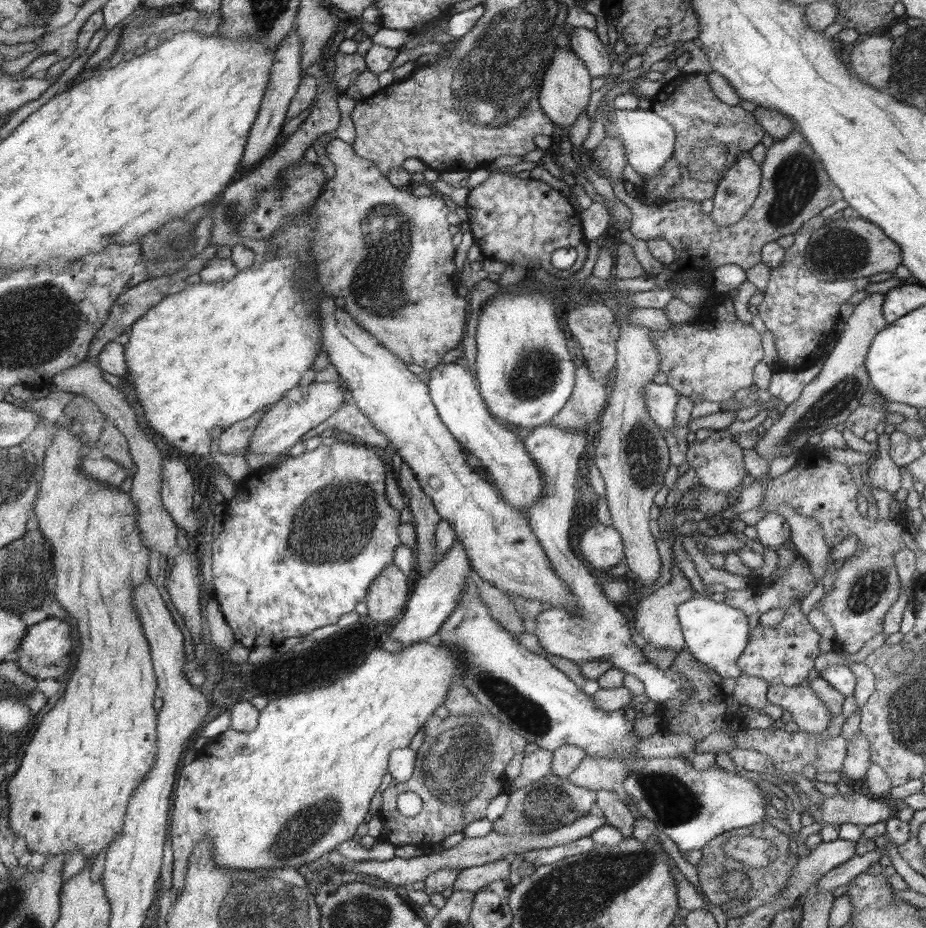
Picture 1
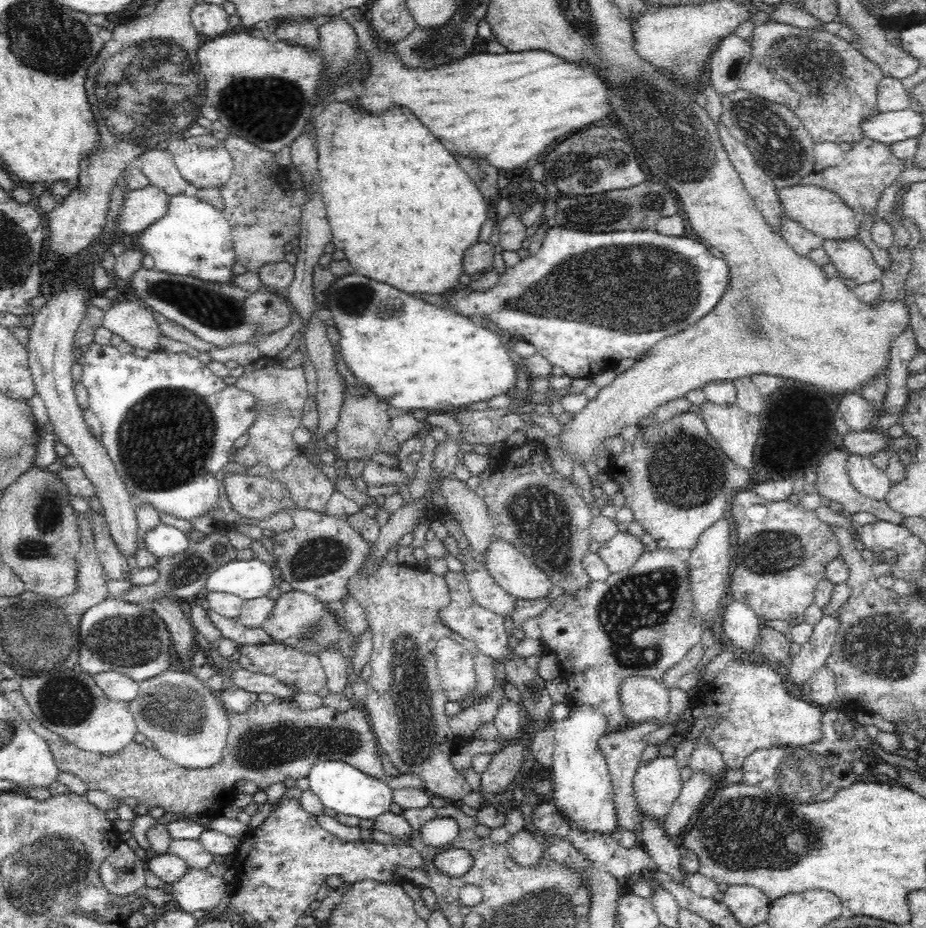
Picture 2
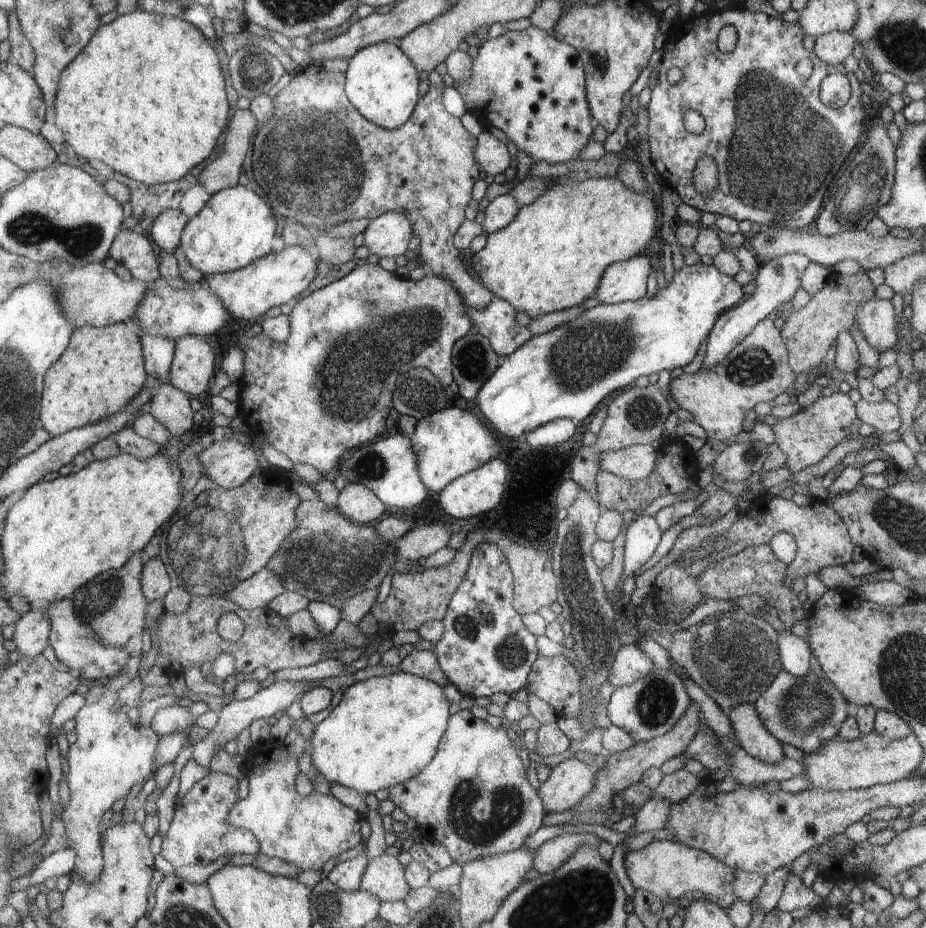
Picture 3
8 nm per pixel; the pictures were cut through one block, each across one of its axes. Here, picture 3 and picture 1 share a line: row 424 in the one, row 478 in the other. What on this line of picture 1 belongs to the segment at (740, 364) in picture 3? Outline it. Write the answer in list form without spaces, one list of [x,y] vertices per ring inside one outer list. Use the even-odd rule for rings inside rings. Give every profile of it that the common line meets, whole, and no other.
[[[715,431],[704,442],[694,440],[686,459],[690,468],[696,469],[699,483],[709,491],[732,492],[746,476],[744,453],[728,431]]]

